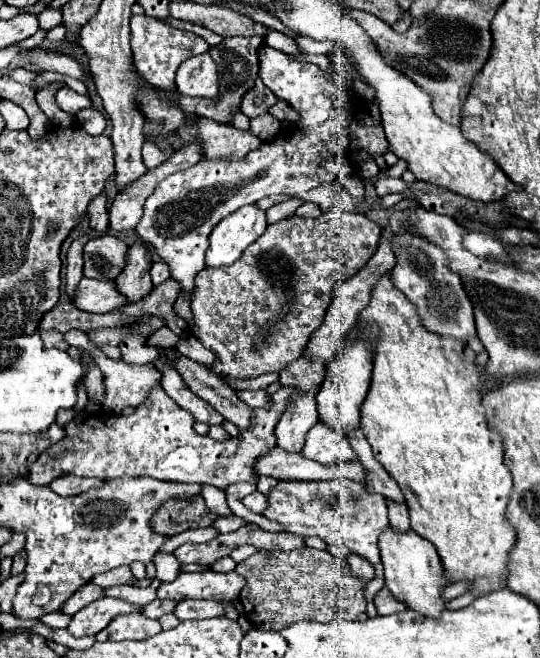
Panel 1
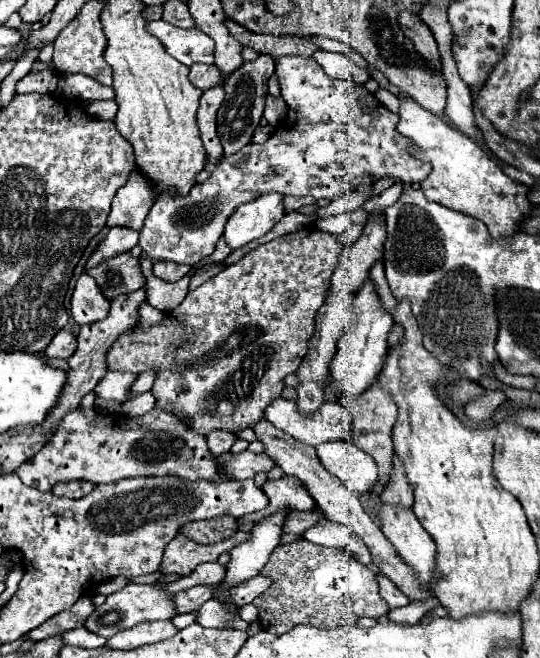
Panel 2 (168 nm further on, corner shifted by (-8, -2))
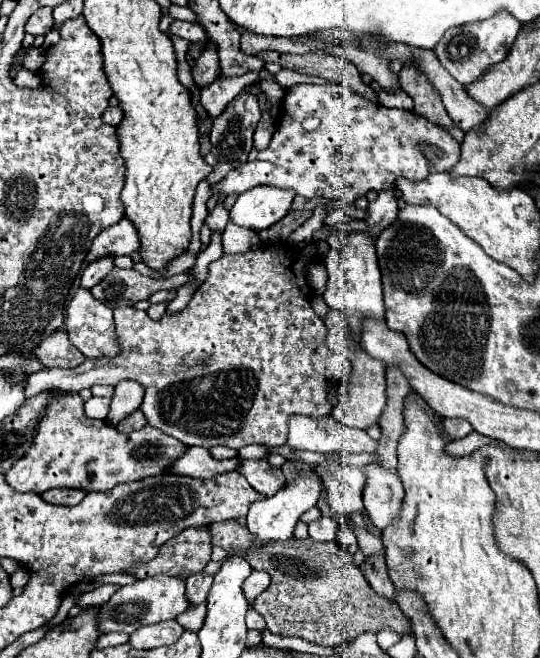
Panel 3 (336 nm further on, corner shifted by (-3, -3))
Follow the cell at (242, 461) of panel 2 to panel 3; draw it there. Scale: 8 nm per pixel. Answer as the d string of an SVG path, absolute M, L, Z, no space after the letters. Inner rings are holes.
M189 447L177 461L173 461L167 469L167 473L175 475L187 475L187 477L197 477L197 479L209 479L225 471L235 471L237 465L241 463L239 457L227 459L227 461L217 461L211 457L207 449L201 447Z

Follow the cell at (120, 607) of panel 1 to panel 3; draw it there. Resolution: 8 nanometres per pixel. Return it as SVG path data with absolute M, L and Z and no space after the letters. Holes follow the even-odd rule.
M157 575L157 577L135 581L133 585L121 587L101 607L99 629L101 629L101 633L123 631L123 633L131 635L133 631L137 631L143 625L175 619L187 607L189 607L189 601L187 601L187 595L185 595L185 579L181 579L181 577L169 577L169 575Z

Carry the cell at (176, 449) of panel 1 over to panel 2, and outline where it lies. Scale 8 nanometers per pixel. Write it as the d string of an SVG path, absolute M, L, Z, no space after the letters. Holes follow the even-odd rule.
M154 406L142 418L122 414L98 414L94 410L70 412L58 432L32 460L22 464L16 474L26 486L52 490L58 482L88 480L94 484L118 482L130 476L178 476L186 480L232 480L218 464L218 456L208 450L206 438L182 422L172 412Z

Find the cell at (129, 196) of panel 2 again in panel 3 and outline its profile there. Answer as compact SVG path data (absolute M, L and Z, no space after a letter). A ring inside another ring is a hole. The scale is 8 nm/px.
M123 219L111 229L101 231L87 253L87 263L95 261L95 257L119 257L119 255L131 255L139 249L139 235L131 221Z

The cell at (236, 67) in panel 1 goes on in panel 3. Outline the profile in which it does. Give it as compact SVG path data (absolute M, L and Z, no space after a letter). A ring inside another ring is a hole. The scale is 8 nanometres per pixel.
M243 91L213 121L211 153L231 165L245 163L253 149L253 133L261 119L257 97Z

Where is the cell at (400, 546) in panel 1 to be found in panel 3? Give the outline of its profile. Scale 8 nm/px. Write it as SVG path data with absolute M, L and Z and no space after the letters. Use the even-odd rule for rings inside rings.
M379 463L363 465L367 485L363 489L363 503L375 527L385 529L401 509L403 485L397 473L381 469Z

